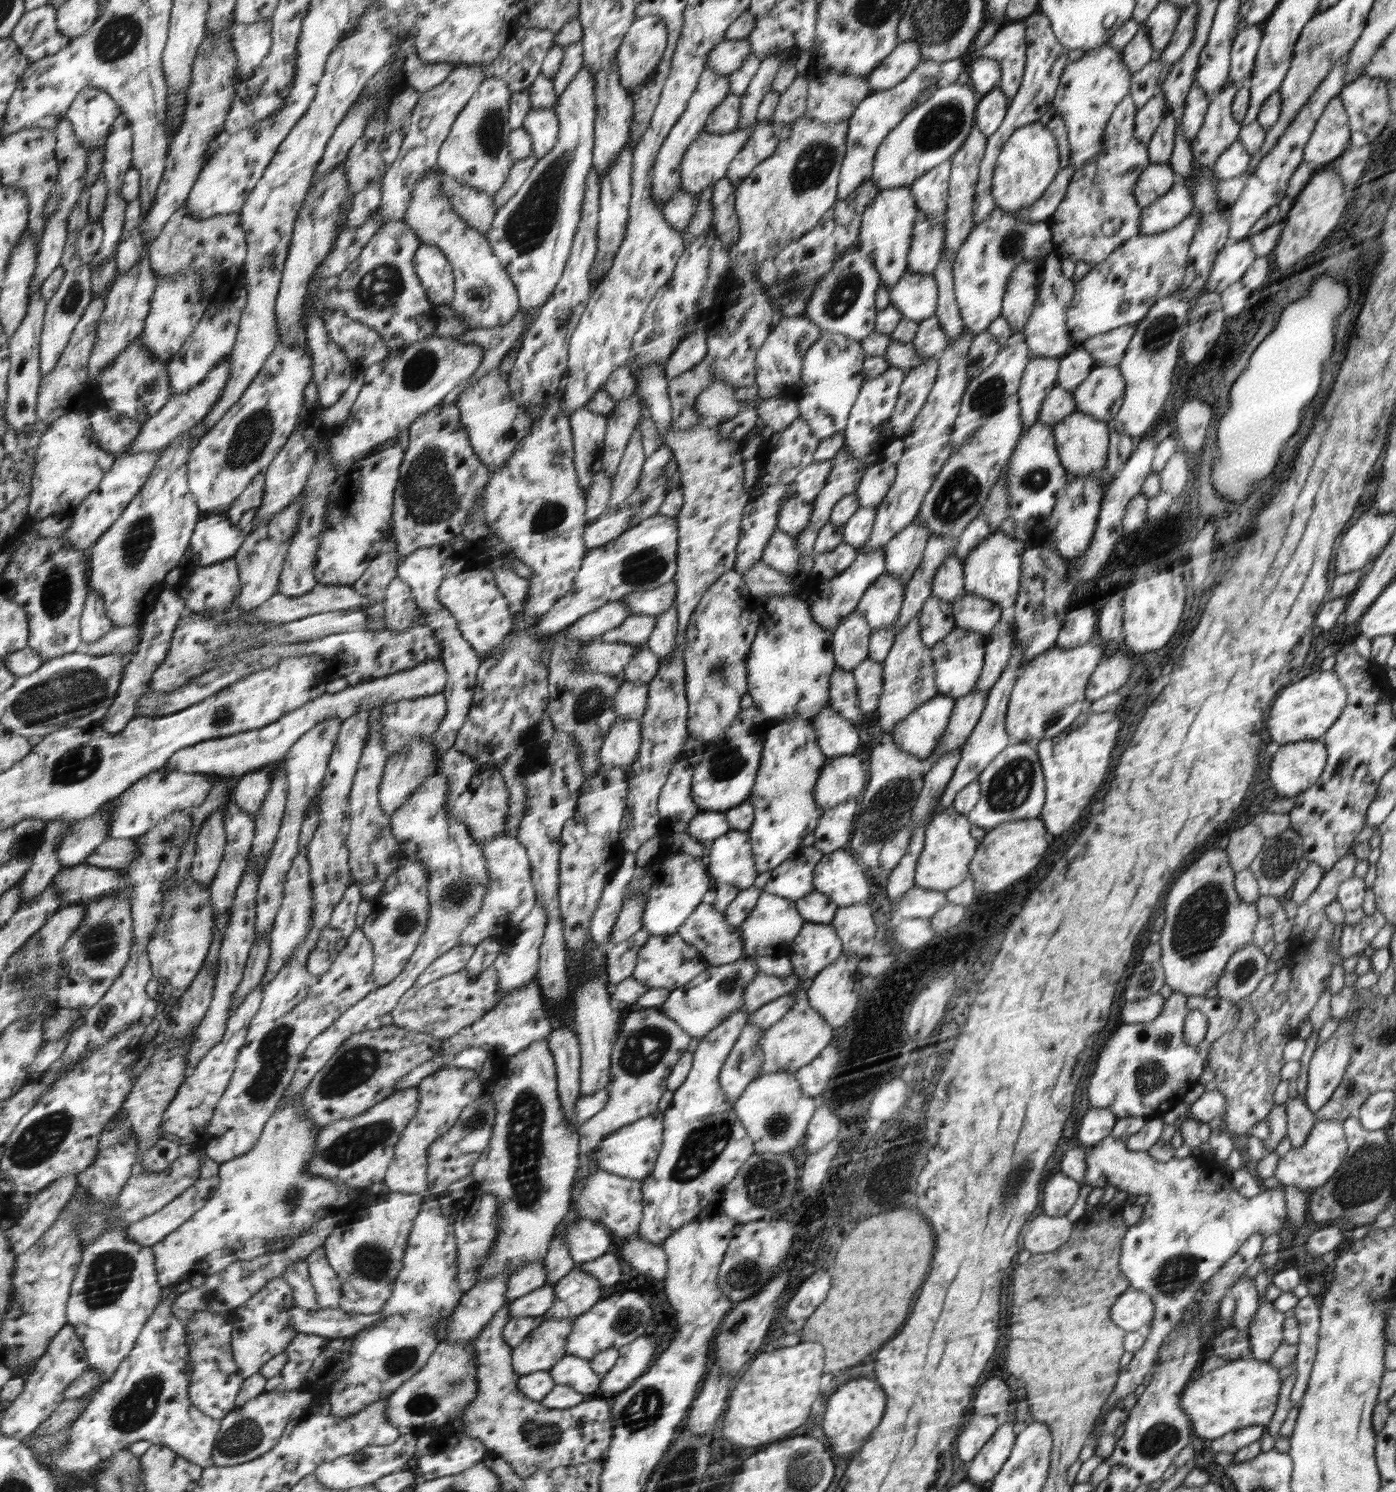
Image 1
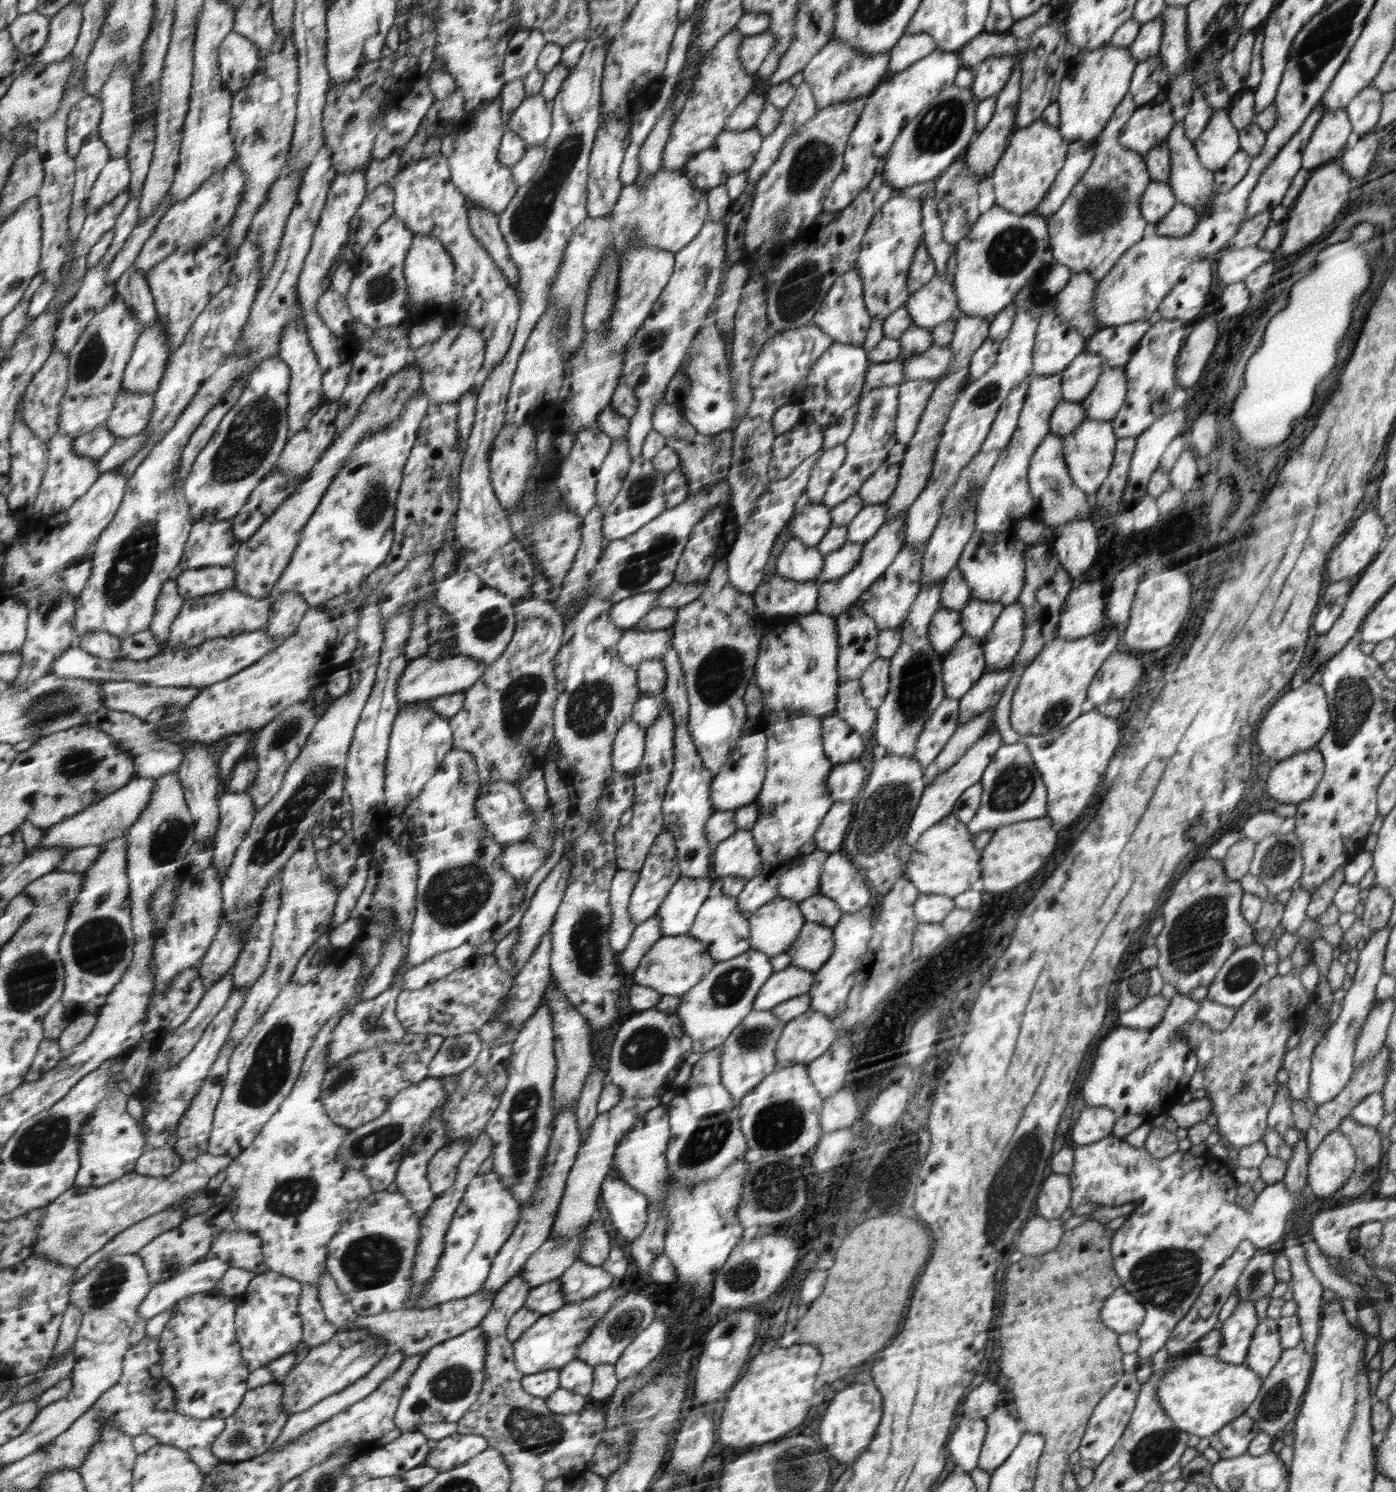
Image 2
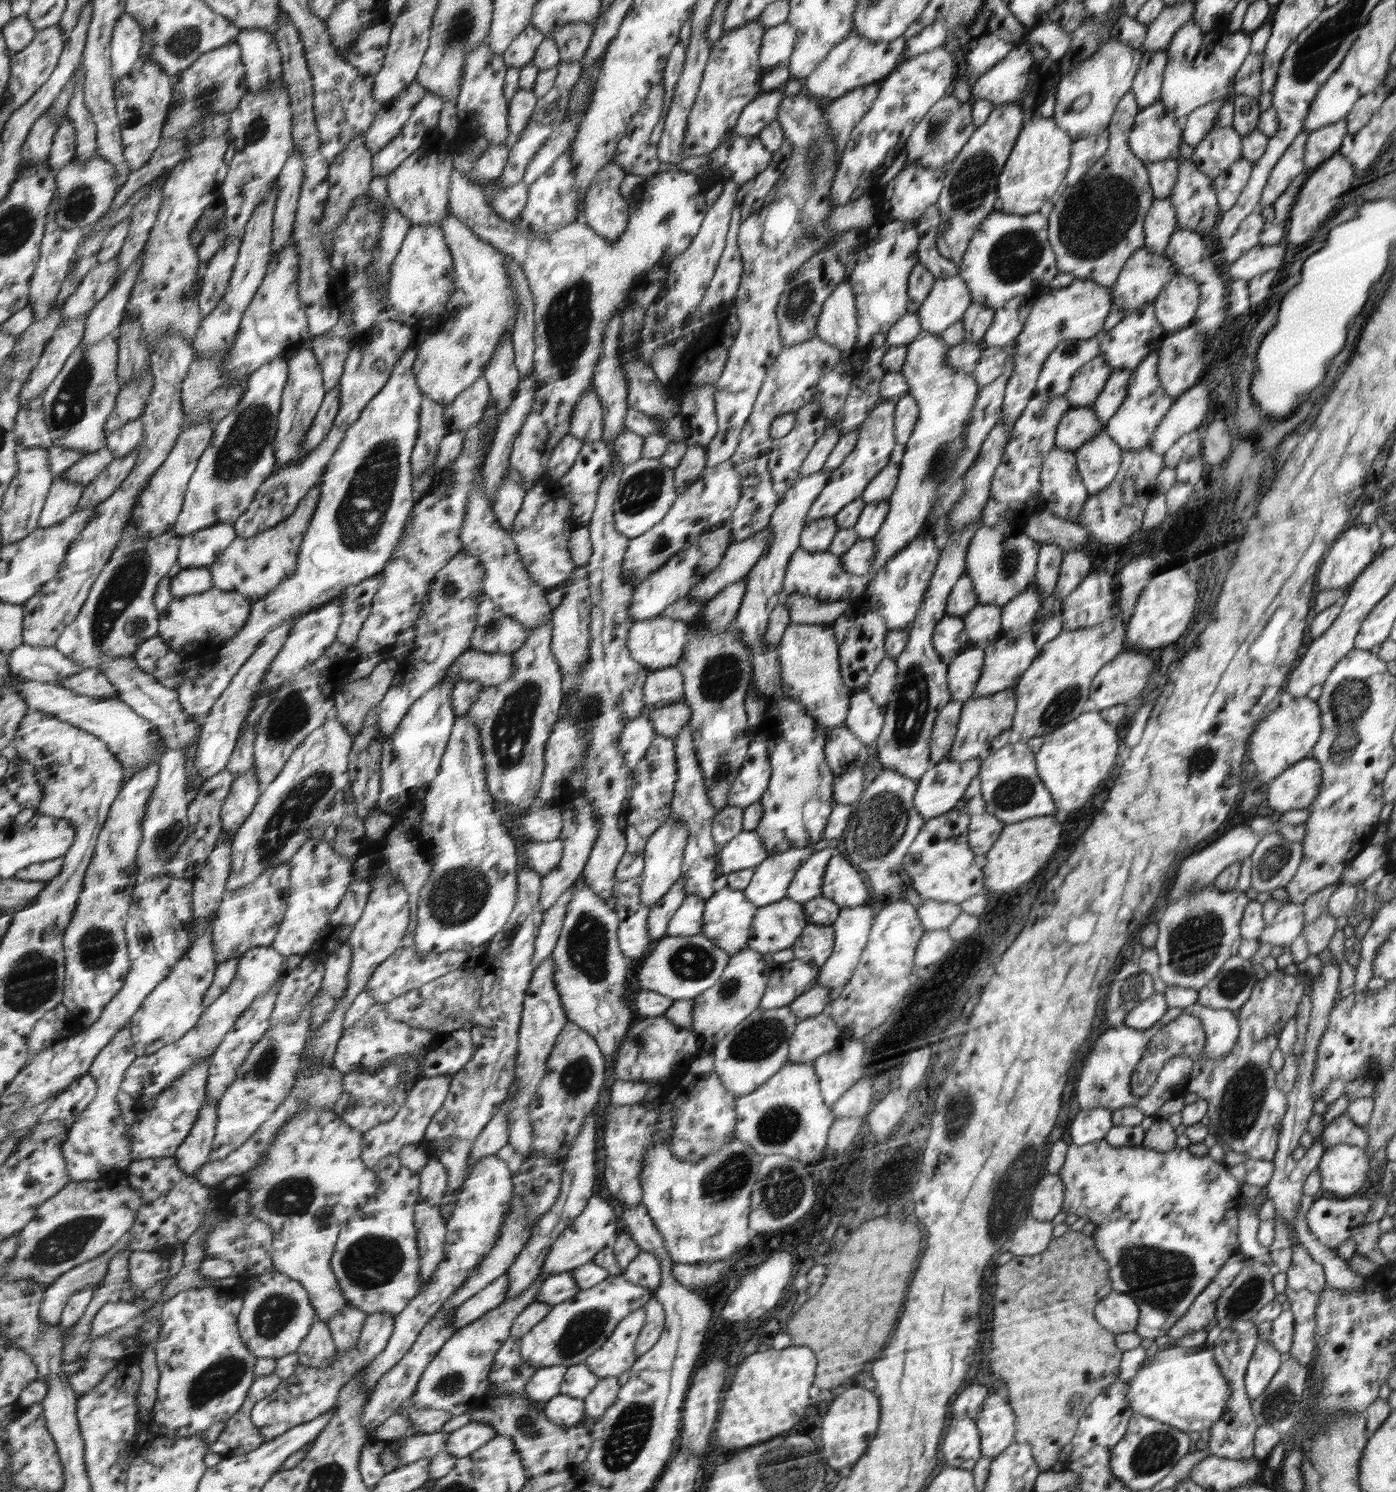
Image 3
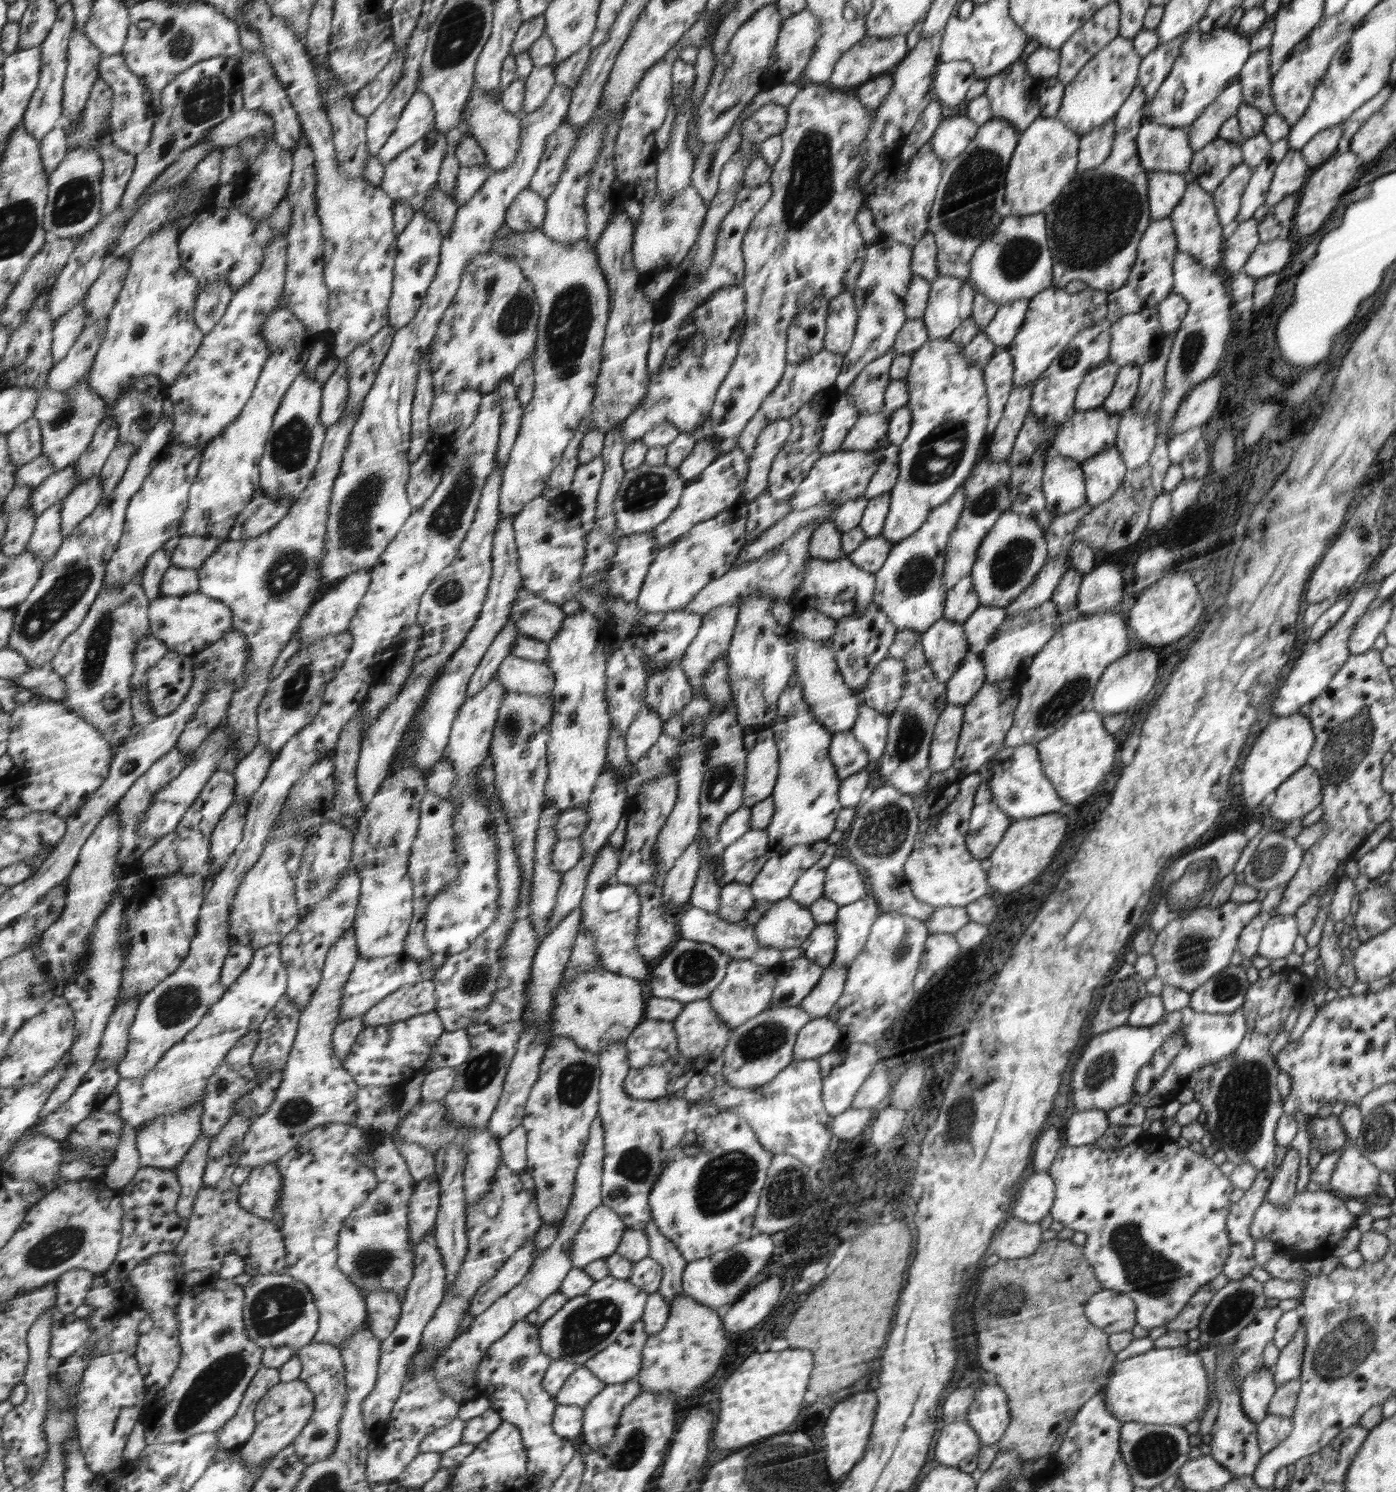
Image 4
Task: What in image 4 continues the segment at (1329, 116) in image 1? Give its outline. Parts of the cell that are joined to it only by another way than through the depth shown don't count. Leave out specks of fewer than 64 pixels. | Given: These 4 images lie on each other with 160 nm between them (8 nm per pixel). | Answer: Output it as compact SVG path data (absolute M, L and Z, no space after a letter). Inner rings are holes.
M1341 124L1329 126L1315 134L1301 149L1304 159L1311 169L1325 164L1338 154L1337 147L1342 133L1343 126Z

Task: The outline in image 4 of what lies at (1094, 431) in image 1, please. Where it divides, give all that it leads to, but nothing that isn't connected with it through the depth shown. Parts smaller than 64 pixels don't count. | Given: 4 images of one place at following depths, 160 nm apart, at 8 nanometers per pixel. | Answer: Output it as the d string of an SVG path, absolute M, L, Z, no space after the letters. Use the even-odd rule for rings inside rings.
M1115 446L1084 462L1082 469L1086 475L1087 504L1090 506L1098 506L1108 501L1120 489L1127 472L1126 463Z

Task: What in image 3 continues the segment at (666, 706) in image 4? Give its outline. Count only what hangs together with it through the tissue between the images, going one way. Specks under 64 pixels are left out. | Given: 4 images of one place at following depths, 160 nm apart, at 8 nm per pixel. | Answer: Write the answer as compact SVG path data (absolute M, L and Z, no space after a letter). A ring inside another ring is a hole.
M670 666L656 671L648 671L643 696L646 710L658 709L683 702L684 679L680 670Z

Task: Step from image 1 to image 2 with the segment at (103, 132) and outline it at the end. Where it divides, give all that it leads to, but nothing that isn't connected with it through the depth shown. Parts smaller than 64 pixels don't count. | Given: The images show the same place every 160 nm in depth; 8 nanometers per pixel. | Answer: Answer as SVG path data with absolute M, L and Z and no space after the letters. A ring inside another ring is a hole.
M88 94L76 105L69 118L68 148L70 156L76 158L84 148L88 138L101 128L104 103L100 96Z

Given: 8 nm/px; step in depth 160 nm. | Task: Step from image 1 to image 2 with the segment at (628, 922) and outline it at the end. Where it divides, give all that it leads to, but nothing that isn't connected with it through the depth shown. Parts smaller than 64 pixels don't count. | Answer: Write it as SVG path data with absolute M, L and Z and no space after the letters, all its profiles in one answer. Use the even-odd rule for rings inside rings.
M664 829L659 834L655 844L651 846L643 868L639 870L639 877L629 900L628 911L626 912L636 926L656 914L656 911L660 909L660 904L680 877L681 870L678 866L675 838L671 832Z

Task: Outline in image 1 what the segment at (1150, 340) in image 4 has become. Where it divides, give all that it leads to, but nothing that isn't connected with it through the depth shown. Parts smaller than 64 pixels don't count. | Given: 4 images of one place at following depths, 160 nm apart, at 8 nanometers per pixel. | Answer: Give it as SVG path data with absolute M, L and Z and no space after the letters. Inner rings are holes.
M1136 324L1121 326L1107 333L1096 335L1084 341L1079 347L1090 352L1097 365L1116 366L1124 358L1126 349L1134 336L1135 328Z

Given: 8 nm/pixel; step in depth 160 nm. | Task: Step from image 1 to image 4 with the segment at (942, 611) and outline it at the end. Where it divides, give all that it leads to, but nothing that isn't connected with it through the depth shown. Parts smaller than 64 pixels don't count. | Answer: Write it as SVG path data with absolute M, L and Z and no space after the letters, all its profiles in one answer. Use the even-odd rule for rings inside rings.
M941 618L922 634L922 647L935 677L947 683L967 657L966 632L962 624Z

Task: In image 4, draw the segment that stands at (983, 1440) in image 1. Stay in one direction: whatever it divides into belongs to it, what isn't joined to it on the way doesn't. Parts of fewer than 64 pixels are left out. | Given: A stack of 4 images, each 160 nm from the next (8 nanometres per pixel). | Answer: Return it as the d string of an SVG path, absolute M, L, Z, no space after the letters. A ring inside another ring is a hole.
M967 1420L943 1425L934 1446L934 1456L940 1465L974 1472L978 1466L981 1444L978 1433Z

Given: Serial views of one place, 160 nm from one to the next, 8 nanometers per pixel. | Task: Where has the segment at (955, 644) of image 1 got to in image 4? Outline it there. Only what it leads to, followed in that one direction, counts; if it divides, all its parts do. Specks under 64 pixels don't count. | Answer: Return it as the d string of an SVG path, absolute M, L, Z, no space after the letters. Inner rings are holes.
M968 652L959 670L945 685L947 702L955 706L966 706L986 684L986 671L979 653Z

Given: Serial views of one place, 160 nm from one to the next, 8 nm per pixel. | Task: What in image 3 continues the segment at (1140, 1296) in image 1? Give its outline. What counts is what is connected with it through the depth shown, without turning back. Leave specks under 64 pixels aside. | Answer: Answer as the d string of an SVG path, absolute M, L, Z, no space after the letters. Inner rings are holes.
M1113 1288L1095 1306L1094 1315L1100 1326L1119 1335L1135 1330L1139 1321L1139 1308L1131 1295Z

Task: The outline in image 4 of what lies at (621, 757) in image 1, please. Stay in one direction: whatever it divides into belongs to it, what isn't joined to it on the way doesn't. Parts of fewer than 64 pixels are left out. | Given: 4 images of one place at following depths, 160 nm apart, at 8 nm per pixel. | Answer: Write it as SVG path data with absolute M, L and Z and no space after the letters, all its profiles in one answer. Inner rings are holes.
M644 709L631 722L626 734L627 757L634 765L642 764L655 742L663 736L664 720L655 711Z

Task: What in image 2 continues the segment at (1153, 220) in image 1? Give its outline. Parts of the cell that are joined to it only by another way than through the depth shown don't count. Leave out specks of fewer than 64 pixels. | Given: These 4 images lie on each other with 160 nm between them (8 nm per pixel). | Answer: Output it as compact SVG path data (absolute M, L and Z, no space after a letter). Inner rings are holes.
M1176 201L1172 211L1168 212L1168 215L1162 218L1160 223L1155 224L1150 232L1160 236L1180 238L1185 234L1190 234L1196 228L1197 223L1196 209L1184 205L1183 202Z

